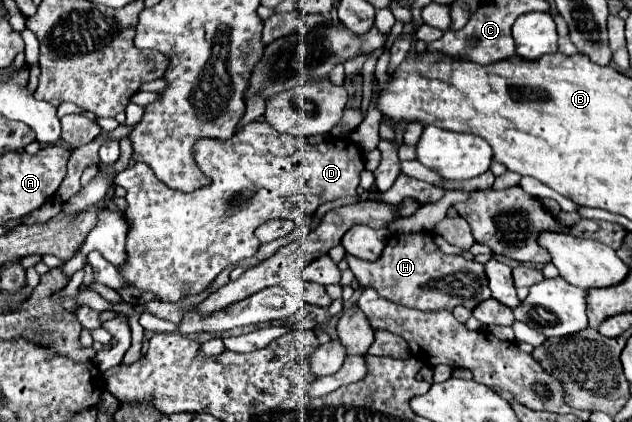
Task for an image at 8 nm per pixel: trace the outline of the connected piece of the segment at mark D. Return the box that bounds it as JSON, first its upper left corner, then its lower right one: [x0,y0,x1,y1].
[115,121,363,301]

